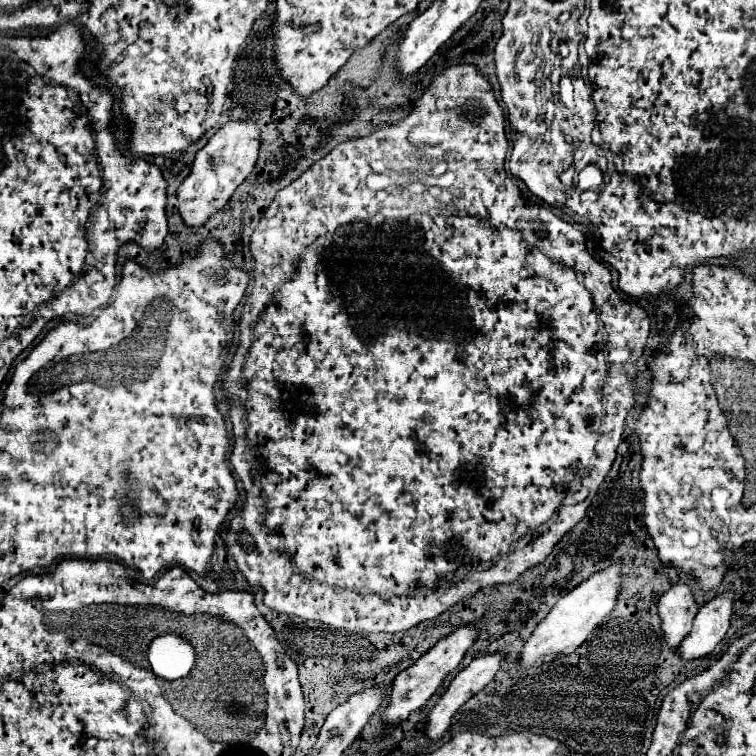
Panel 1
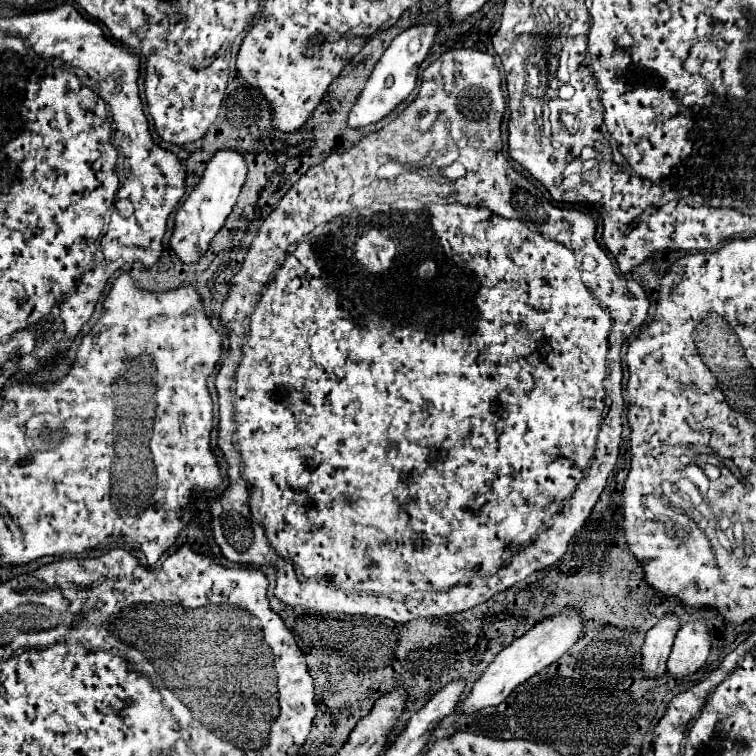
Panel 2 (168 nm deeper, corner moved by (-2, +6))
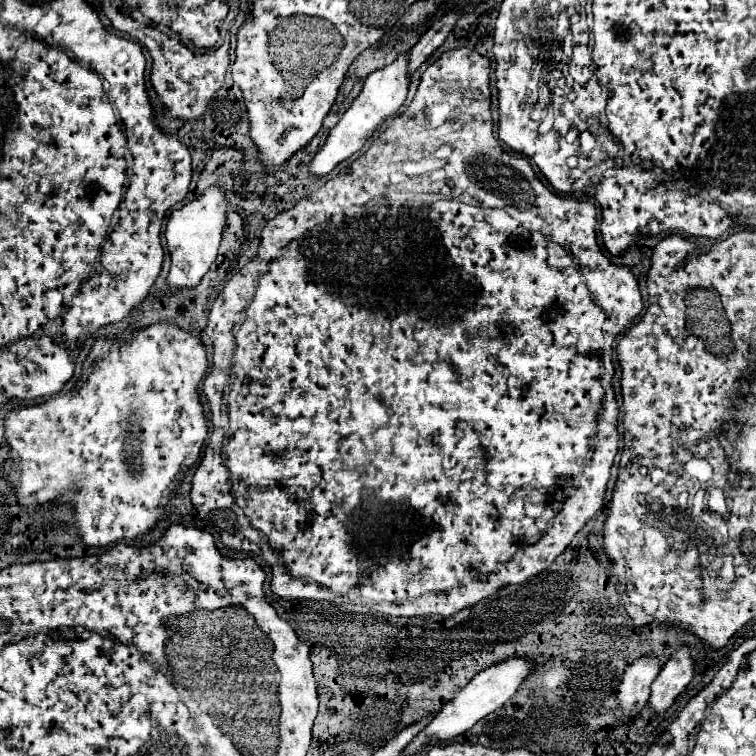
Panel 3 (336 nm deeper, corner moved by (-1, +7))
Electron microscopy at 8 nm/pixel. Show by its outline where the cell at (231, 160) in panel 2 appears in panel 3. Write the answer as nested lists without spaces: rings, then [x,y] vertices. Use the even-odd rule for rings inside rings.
[[[211,186],[203,192],[203,196],[195,198],[193,202],[185,204],[181,210],[175,210],[169,216],[165,232],[167,248],[171,254],[171,270],[167,276],[169,290],[195,288],[201,282],[201,278],[209,272],[211,264],[217,258],[221,232],[225,226],[225,210],[227,210],[225,192],[219,186]]]

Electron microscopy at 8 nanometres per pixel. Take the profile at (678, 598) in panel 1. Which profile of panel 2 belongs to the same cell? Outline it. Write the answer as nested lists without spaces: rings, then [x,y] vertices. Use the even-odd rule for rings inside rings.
[[[664,613],[660,621],[646,633],[642,647],[642,667],[646,677],[658,677],[666,671],[666,661],[680,629],[680,619],[676,613]]]

